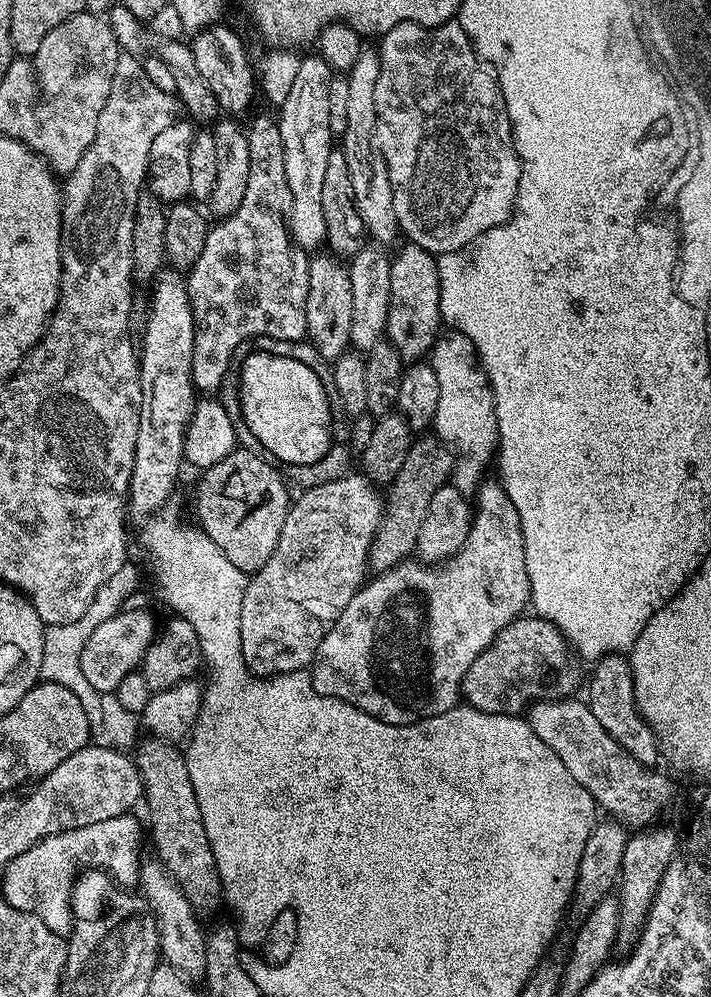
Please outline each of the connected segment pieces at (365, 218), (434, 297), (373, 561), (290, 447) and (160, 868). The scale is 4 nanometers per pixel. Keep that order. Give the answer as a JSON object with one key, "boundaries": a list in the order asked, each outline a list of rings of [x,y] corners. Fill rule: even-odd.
{"boundaries":[[[[368,48],[361,49],[360,54],[354,62],[354,66],[347,73],[348,95],[350,99],[346,105],[346,130],[342,137],[342,151],[346,158],[346,166],[350,170],[350,182],[354,186],[354,206],[358,206],[358,218],[362,218],[362,226],[365,233],[373,236],[375,243],[380,246],[389,246],[401,235],[400,223],[394,214],[394,194],[390,186],[390,174],[386,170],[386,164],[380,157],[379,151],[374,143],[376,130],[376,111],[374,110],[374,86],[378,86],[378,70],[380,69],[379,53]]],[[[408,242],[397,256],[391,257],[390,288],[396,288],[396,304],[404,308],[390,308],[388,311],[388,331],[386,336],[396,336],[394,347],[404,362],[420,362],[431,353],[437,339],[432,336],[432,328],[438,332],[442,328],[440,314],[440,275],[436,269],[437,257],[422,246]]],[[[428,435],[420,438],[425,440],[417,439],[413,443],[406,454],[406,462],[402,462],[402,470],[390,481],[392,489],[388,492],[388,500],[386,496],[376,539],[368,552],[368,567],[373,573],[383,574],[416,552],[418,534],[422,534],[422,522],[426,522],[426,510],[430,510],[430,498],[449,483],[453,453],[435,435]]],[[[252,351],[240,372],[243,427],[248,427],[249,434],[261,444],[259,447],[281,465],[318,462],[325,452],[321,446],[329,443],[328,423],[332,420],[332,408],[328,405],[330,392],[326,384],[325,388],[319,374],[310,365],[292,356]]],[[[159,862],[151,863],[141,863],[138,888],[152,907],[160,935],[160,954],[163,963],[170,965],[187,980],[203,981],[206,974],[206,932],[205,929],[200,929],[201,917],[196,909],[190,906],[183,890],[178,887],[174,877],[165,870],[164,865]]]]}

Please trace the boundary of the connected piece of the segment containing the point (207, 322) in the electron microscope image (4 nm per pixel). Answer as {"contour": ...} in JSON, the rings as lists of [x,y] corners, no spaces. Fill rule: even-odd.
{"contour":[[[256,116],[252,125],[247,125],[248,141],[250,142],[250,178],[246,182],[246,195],[229,216],[217,219],[211,225],[206,234],[206,246],[202,246],[202,254],[194,262],[194,266],[187,273],[186,283],[188,286],[188,301],[192,303],[192,317],[194,318],[194,354],[192,355],[192,383],[201,393],[212,394],[216,388],[219,389],[224,382],[227,366],[231,354],[240,343],[247,340],[255,341],[256,336],[269,336],[272,340],[304,340],[308,335],[306,326],[306,294],[308,293],[308,266],[302,259],[296,260],[298,249],[292,232],[288,228],[288,220],[292,216],[292,199],[290,198],[290,182],[286,182],[286,154],[282,146],[282,134],[279,123],[268,116]]]}

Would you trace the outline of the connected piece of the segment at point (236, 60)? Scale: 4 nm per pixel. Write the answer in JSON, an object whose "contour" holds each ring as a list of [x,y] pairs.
{"contour":[[[224,22],[209,24],[191,37],[194,63],[198,66],[198,74],[202,74],[202,82],[210,86],[210,94],[214,94],[217,104],[229,117],[240,118],[240,115],[258,100],[258,82],[252,66],[248,62],[248,52],[244,49],[244,40]]]}

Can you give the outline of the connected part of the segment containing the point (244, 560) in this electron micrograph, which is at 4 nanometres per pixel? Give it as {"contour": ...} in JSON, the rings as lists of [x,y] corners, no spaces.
{"contour":[[[237,447],[220,462],[203,469],[201,476],[204,477],[196,484],[199,527],[238,570],[249,574],[270,562],[270,554],[274,554],[274,546],[278,546],[278,534],[282,534],[282,522],[286,522],[290,507],[290,488],[281,469],[256,452]]]}

